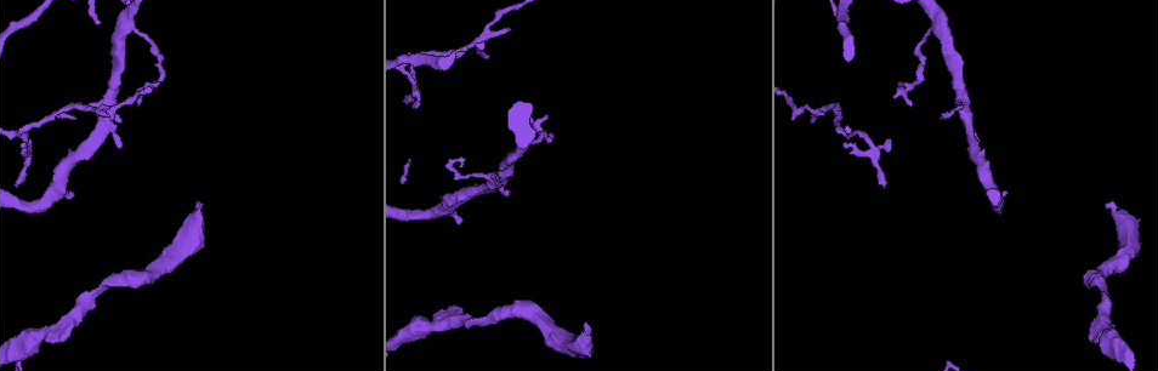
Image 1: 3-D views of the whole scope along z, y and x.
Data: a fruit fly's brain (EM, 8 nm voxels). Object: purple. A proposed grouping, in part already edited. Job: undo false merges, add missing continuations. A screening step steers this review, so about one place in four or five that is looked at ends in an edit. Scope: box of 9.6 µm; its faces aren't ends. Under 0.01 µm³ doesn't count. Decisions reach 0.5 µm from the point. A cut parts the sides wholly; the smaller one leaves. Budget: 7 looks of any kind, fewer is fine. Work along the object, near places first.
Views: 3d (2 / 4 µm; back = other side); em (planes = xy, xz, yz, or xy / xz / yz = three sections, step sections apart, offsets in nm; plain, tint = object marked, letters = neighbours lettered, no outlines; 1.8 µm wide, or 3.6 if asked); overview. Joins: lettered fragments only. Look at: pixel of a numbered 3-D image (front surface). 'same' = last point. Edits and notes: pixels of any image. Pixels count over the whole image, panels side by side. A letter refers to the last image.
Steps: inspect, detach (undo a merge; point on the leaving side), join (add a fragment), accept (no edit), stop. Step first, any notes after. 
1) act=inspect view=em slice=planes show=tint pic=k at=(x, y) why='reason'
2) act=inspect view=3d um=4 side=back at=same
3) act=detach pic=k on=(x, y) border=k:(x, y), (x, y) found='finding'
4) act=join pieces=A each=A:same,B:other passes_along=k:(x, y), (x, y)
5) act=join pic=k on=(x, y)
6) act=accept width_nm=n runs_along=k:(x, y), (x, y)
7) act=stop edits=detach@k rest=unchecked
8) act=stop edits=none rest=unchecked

act=inspect view=3d um=4 pic=1 at=(1106, 204) why='an open end'

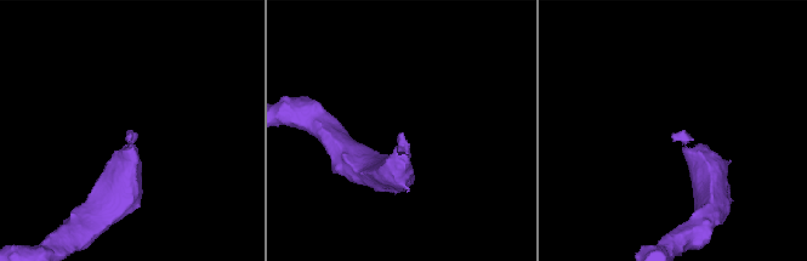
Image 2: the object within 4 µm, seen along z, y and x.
act=inspect view=em slice=xy step=16 show=tint pic=2 at=(130, 136)

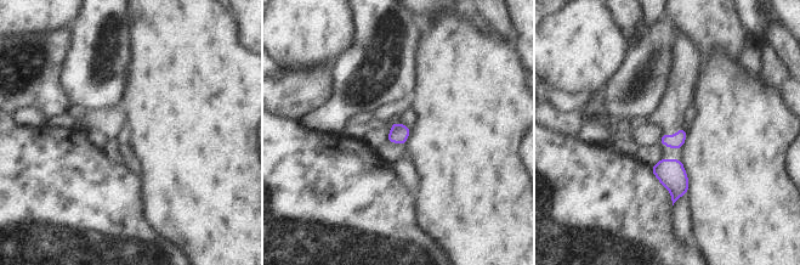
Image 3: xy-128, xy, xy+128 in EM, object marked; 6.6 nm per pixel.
act=inspect view=em slice=planes show=letters at=same

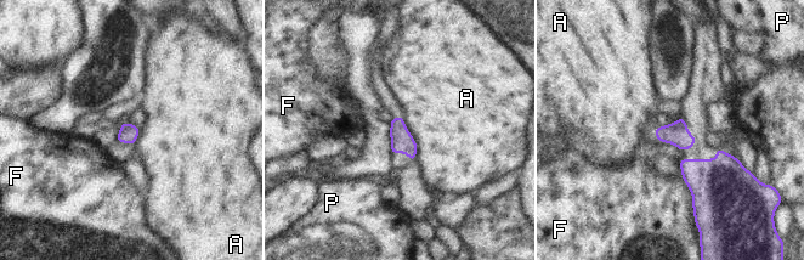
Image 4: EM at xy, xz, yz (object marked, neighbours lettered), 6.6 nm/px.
act=accept each=A:other,F:other,P:other border=4:(402, 117), (415, 142), (417, 156) found='no lettered fragment goes on from it'

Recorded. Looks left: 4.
act=inspect view=em slice=xy step=16 show=tint pic=1 at=(480, 320) why='thick turns thin'

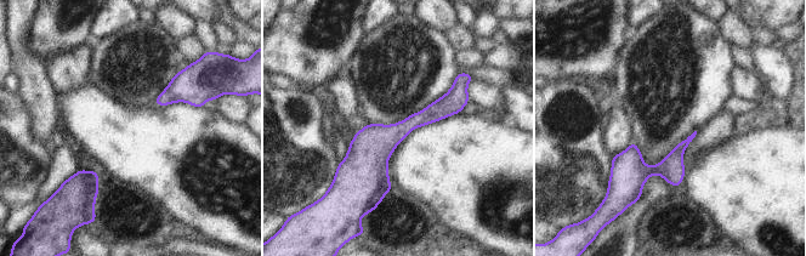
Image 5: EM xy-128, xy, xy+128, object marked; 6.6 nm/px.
act=inspect view=em slice=yz step=8 show=letters at=same why='another direction'

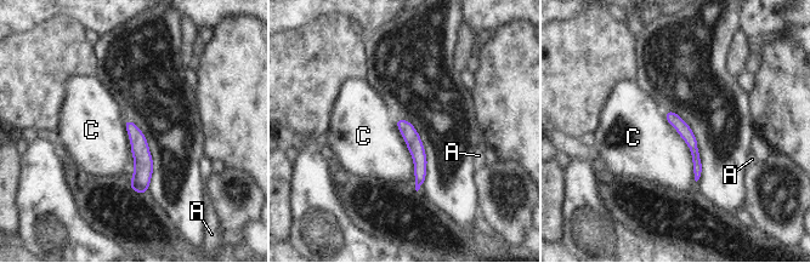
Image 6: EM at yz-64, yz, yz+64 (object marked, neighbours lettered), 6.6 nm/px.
act=accept each=A:other,C:other runs_along=6:(129, 124), (141, 153), (141, 190) found='one cell here'

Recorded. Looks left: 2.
act=inspect view=em slice=planes show=letters pic=1 at=(414, 105) why='tapers out'

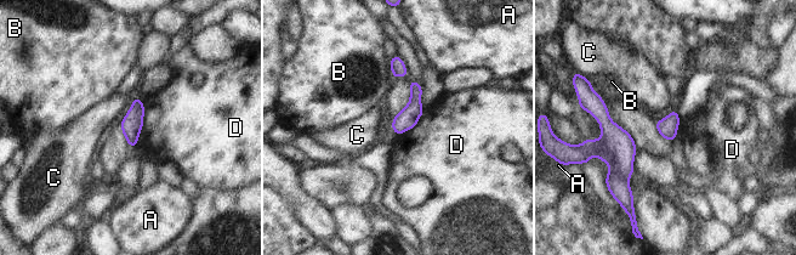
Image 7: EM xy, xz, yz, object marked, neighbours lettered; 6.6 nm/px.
act=accept each=A:other,B:other,C:other,D:other runs_along=7:(394, 60), (415, 86), (399, 130) found='no lettered fragment goes on from it'

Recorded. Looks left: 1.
act=stop edits=none rest=unchecked

